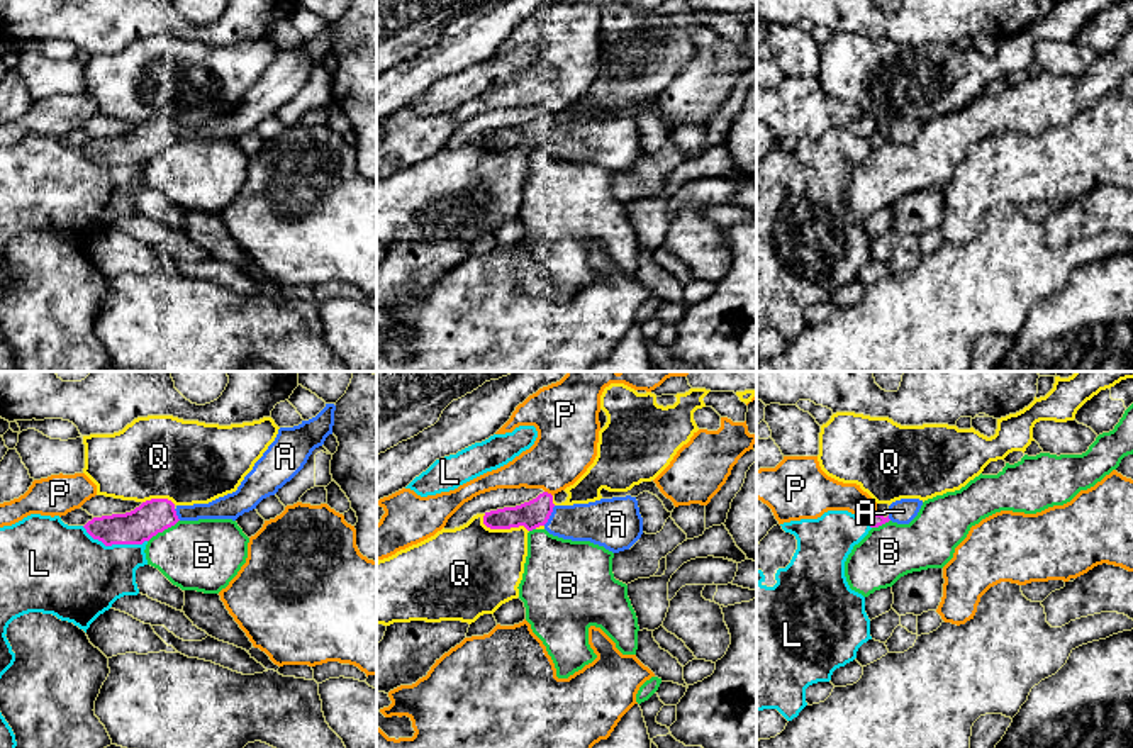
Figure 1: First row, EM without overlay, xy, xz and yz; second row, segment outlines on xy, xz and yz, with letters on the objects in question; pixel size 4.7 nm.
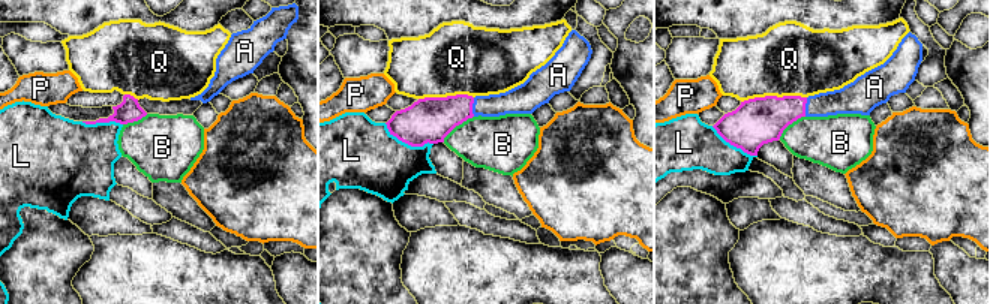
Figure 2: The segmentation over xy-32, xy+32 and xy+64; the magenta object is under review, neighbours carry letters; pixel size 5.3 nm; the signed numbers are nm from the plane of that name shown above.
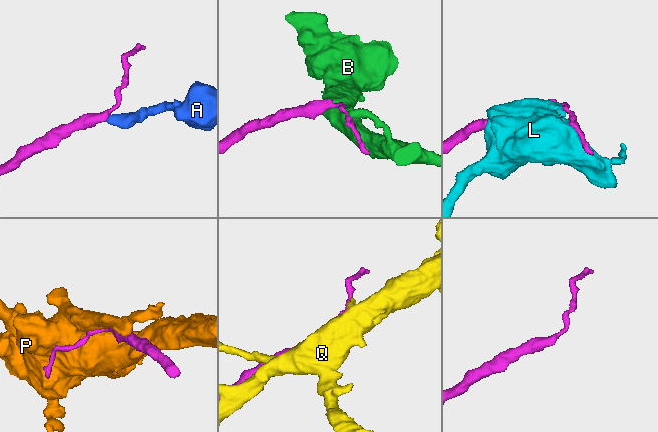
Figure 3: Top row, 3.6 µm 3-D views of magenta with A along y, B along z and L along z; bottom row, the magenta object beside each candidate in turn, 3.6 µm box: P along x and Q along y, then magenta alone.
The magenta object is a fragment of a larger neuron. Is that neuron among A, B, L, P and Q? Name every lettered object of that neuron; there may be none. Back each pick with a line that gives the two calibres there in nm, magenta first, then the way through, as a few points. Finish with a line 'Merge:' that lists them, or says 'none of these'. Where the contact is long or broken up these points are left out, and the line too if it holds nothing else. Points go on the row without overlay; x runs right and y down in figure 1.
A: Thickness 130 nm (magenta) against 200 nm
Merge: A

